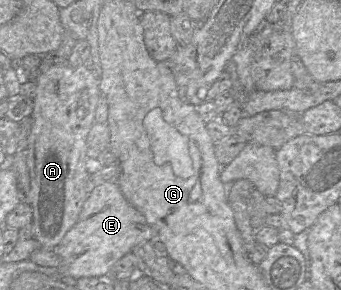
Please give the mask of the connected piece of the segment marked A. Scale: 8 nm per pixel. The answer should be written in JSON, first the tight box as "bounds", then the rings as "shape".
{"bounds":[27,64,100,249],"shape":[[[59,64],[36,77],[37,90],[28,135],[27,166],[30,175],[31,231],[41,248],[53,249],[76,224],[83,205],[92,190],[94,163],[87,156],[86,140],[100,99],[99,78],[85,65],[71,67]]]}

